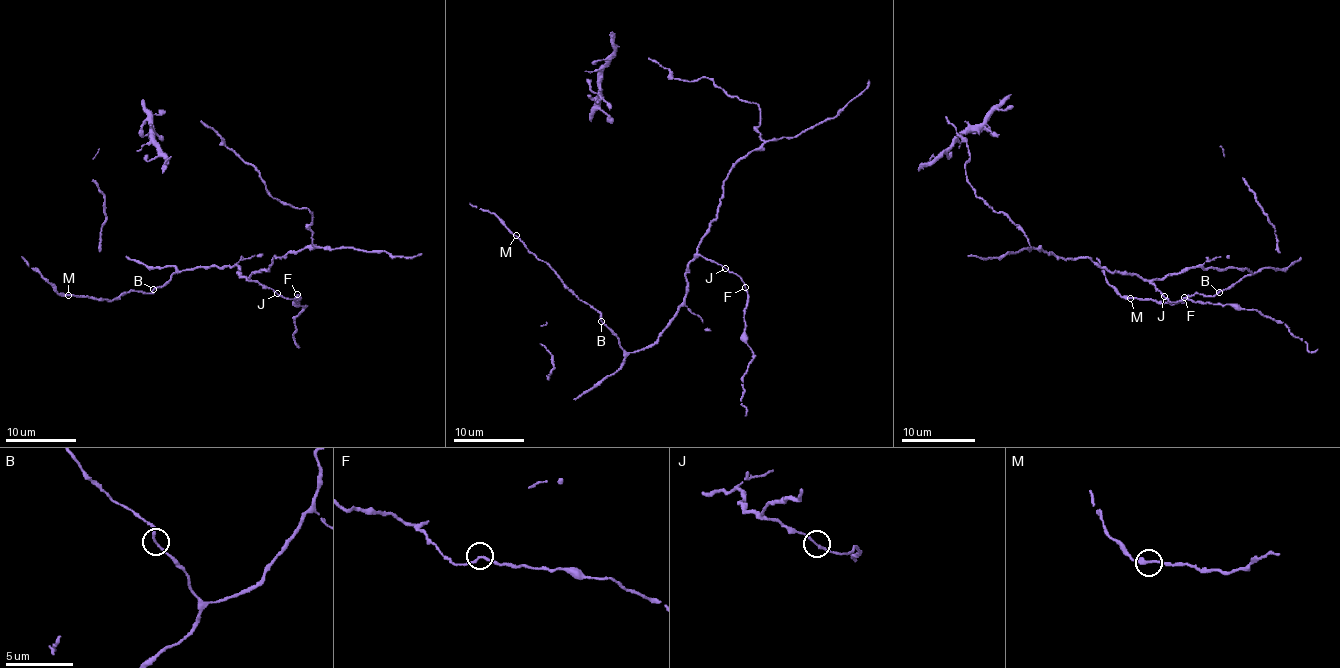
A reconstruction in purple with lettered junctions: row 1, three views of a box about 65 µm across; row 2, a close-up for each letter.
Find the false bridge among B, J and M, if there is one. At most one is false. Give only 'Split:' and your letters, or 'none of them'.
Split: none of them

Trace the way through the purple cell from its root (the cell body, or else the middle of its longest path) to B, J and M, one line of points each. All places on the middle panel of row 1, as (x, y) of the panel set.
B: (719, 204), (717, 215), (685, 273), (685, 299), (655, 341), (640, 350), (626, 352), (617, 336), (601, 320)
J: (719, 204), (717, 215), (698, 252), (726, 267)
M: (719, 204), (685, 273), (687, 292), (677, 315), (655, 341), (633, 352), (626, 352), (599, 313), (517, 236)

